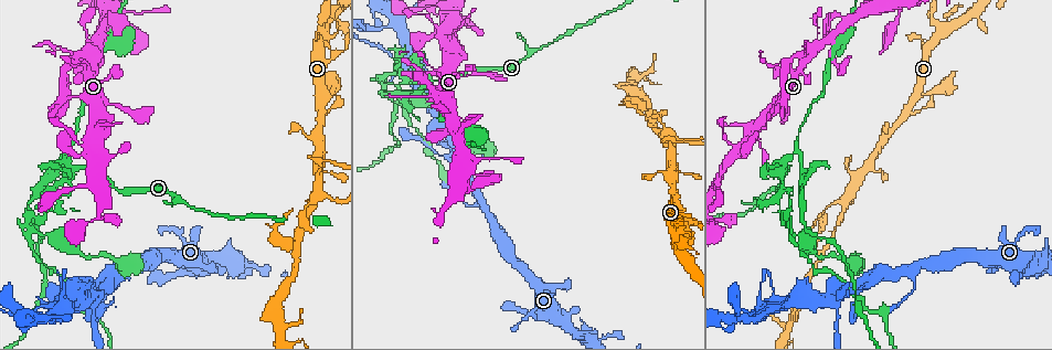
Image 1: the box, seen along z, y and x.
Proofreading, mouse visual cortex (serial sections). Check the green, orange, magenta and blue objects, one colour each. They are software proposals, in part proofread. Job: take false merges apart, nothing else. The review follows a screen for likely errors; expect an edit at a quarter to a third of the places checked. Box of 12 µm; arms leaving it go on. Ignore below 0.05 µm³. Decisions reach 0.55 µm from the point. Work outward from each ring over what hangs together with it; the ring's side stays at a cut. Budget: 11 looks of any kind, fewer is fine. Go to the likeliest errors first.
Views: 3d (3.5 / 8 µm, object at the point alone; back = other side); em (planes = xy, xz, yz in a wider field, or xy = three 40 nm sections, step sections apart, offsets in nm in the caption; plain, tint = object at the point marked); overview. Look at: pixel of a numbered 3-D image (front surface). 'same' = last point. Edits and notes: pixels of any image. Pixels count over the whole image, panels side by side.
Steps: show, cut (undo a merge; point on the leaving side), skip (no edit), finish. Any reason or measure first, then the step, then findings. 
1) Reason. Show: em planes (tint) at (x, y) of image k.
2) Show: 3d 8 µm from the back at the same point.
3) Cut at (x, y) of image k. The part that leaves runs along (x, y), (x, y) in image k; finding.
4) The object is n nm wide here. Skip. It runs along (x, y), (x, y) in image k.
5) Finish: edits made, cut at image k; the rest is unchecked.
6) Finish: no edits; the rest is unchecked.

A fork. Show: 3d 8 µm at (429, 76) of image 1.

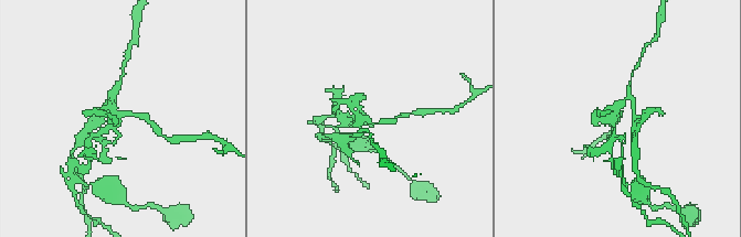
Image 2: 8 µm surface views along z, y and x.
Now the EM. Show: em xy step 5 (tint) at (364, 119) of image 2.

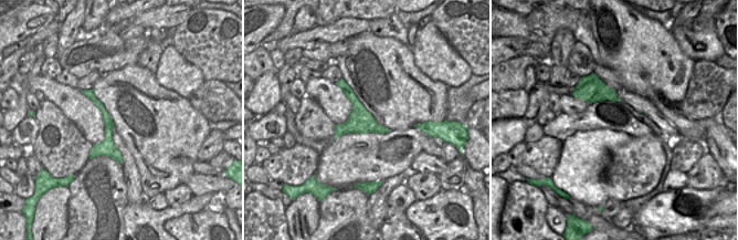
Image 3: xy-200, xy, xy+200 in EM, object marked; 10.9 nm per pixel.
Cut at (612, 119) of image 2. The part that leaves runs along (127, 115), (92, 137) in image 2; two cells meet here.

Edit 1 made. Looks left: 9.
Show: overview.

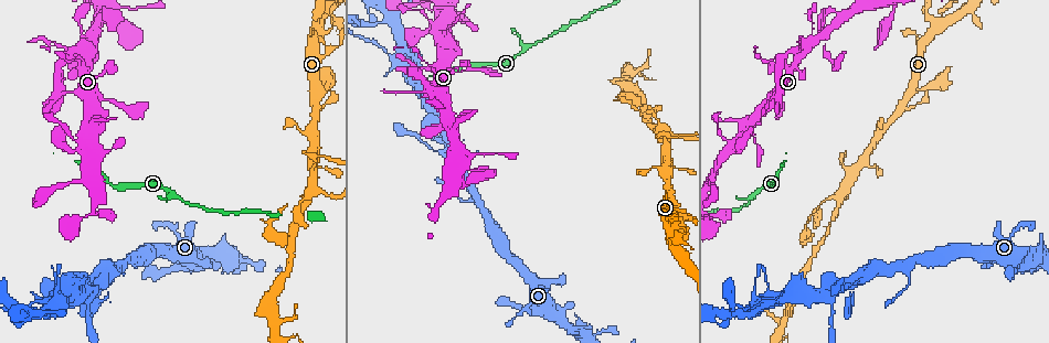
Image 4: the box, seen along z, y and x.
Thin neck. Show: 3d 3.5 µm at (59, 92) of image 4.

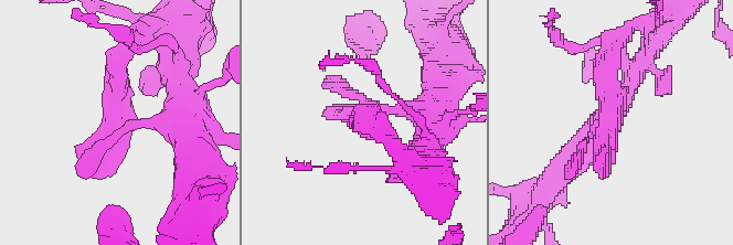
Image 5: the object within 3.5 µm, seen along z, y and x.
Show: em xy step 5 (tint) at (603, 121) of image 5.

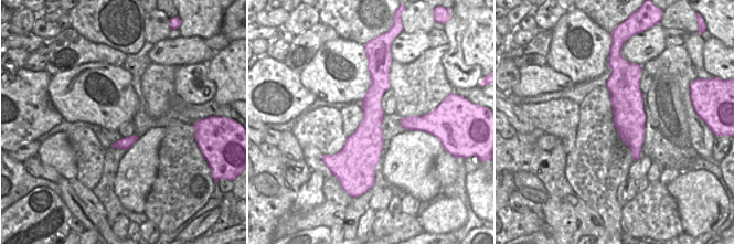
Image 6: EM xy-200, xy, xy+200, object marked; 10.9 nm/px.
Skip. It runs along (378, 74), (364, 169) in image 6; all the same cell.

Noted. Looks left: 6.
Abrupt turn. Show: em xy step 5 (tint) at (309, 196) of image 4.

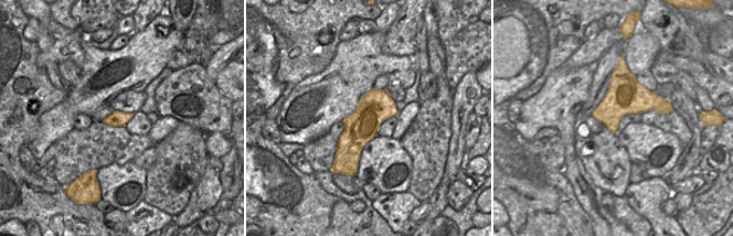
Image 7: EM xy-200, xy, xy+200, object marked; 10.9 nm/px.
Show: 3d 3.5 µm from the back at the same point.

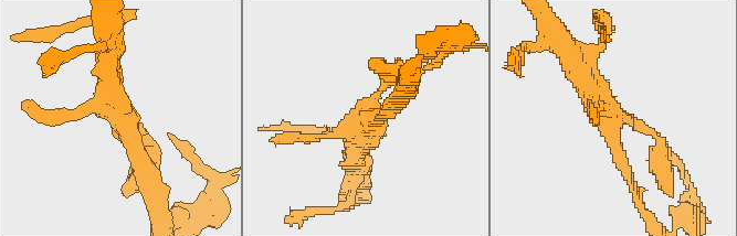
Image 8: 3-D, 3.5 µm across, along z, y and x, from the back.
4 arms meet here. Skip. It runs along (574, 58), (612, 116), (630, 181) in image 8; all the same cell.

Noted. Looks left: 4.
Side arm on a straight run. Show: 3d 3.5 µm at (819, 247) of image 4.

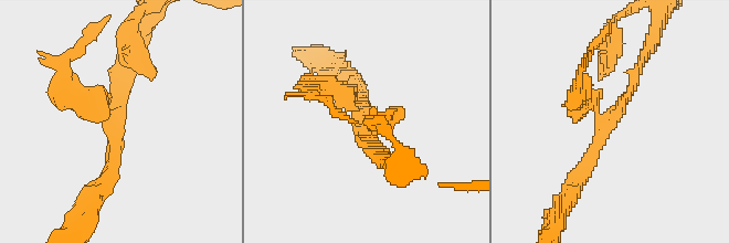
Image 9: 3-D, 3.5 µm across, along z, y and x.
3 arms meet here; the arms are 150, 200, 300 nm wide. Show: em xy step 2 (tint) at (359, 119) of image 9.

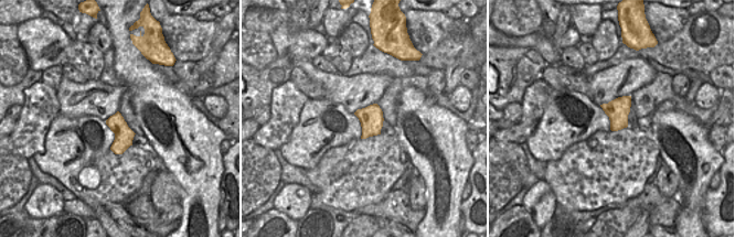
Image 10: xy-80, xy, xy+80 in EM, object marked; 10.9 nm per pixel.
Skip. It runs along (644, 56), (633, 87), (573, 182) in image 9; one cell here.

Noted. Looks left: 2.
Finish: edits made, cut at image 2; the rest is unchecked.

